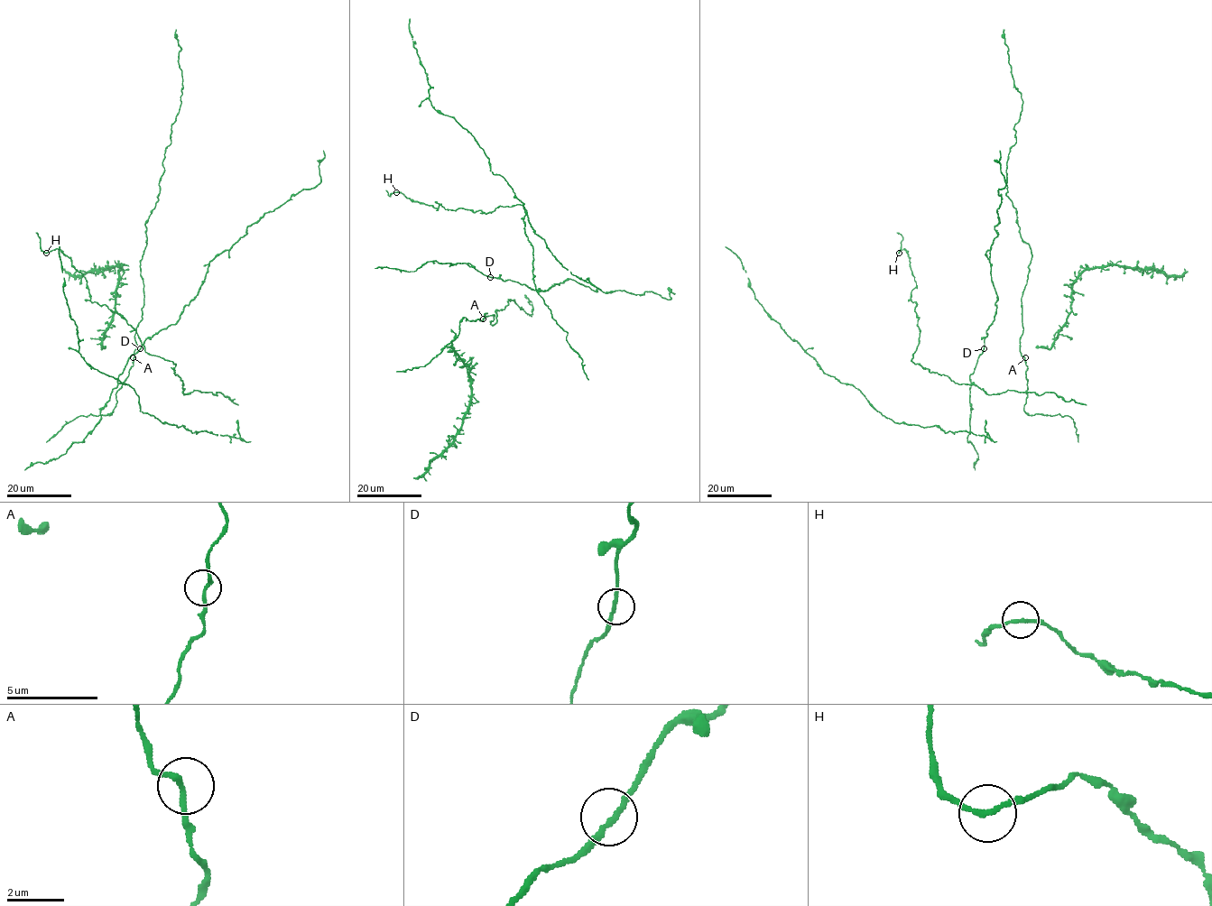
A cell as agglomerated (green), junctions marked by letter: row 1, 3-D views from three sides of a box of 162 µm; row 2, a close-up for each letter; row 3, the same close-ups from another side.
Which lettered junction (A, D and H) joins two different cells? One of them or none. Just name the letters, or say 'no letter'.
no letter

